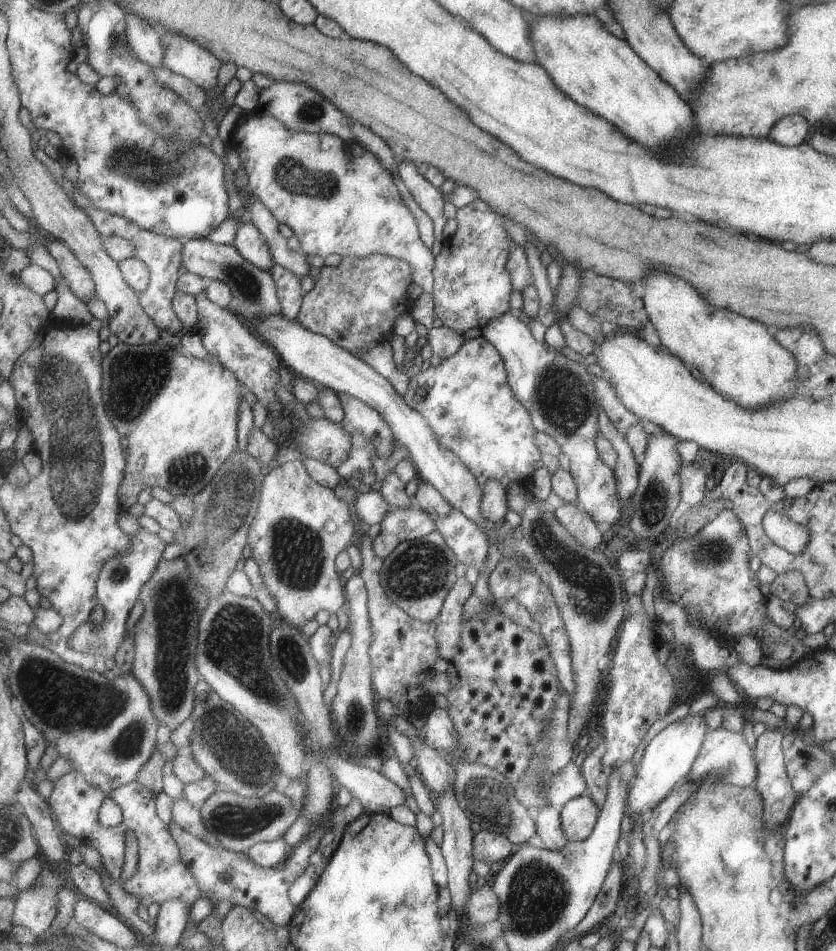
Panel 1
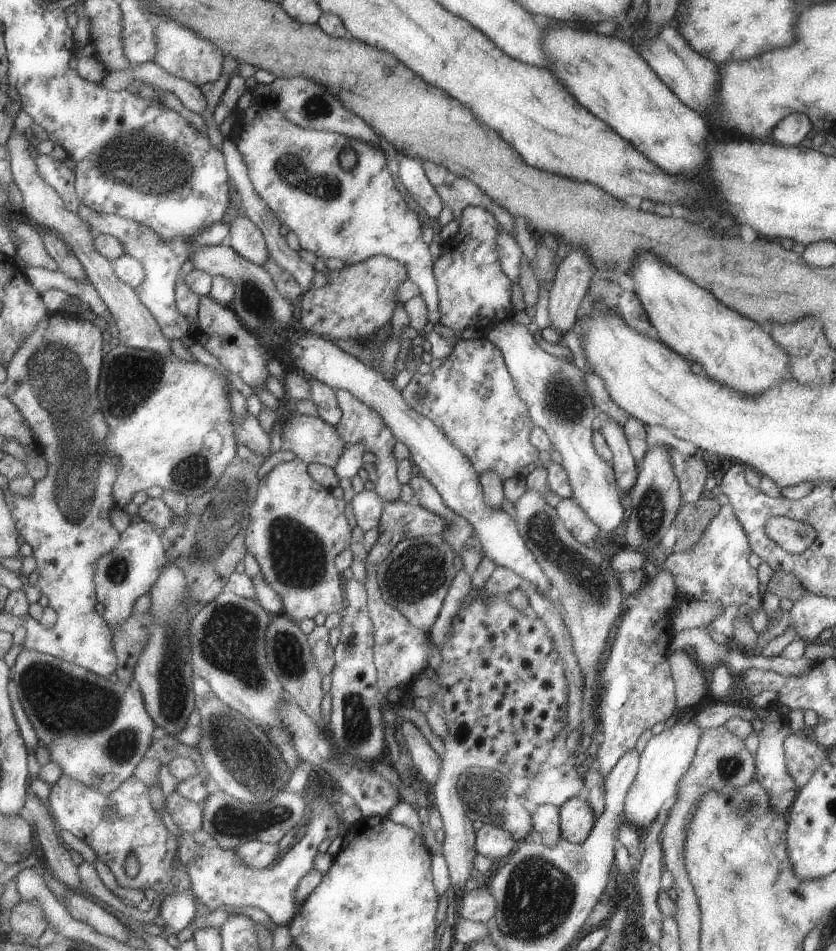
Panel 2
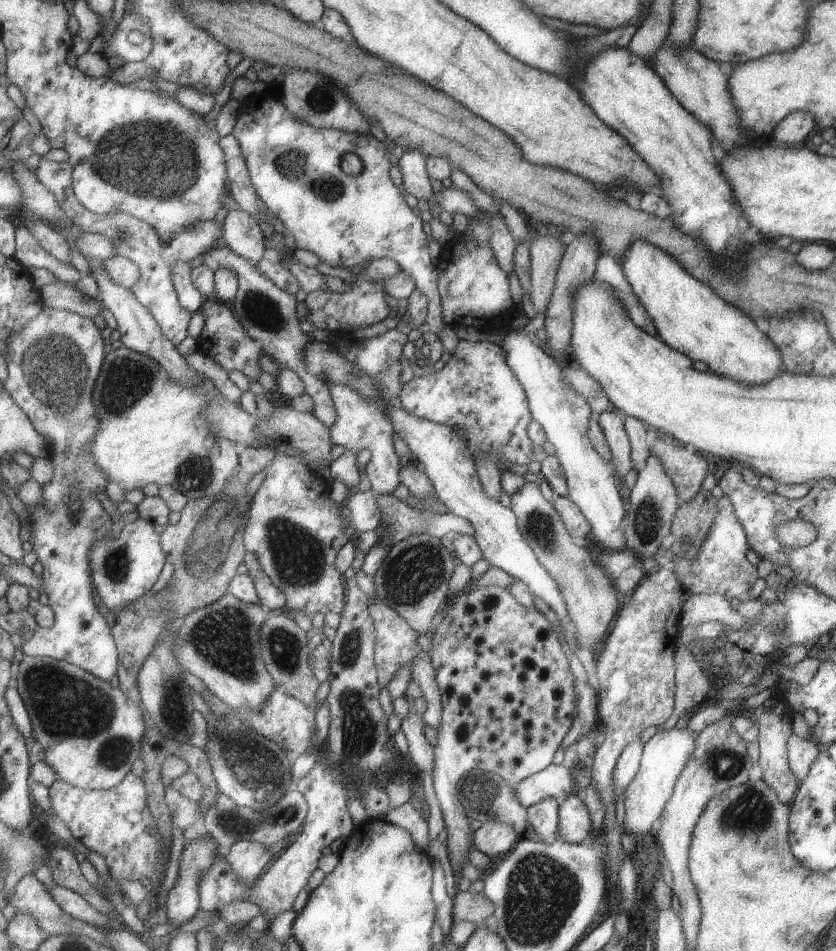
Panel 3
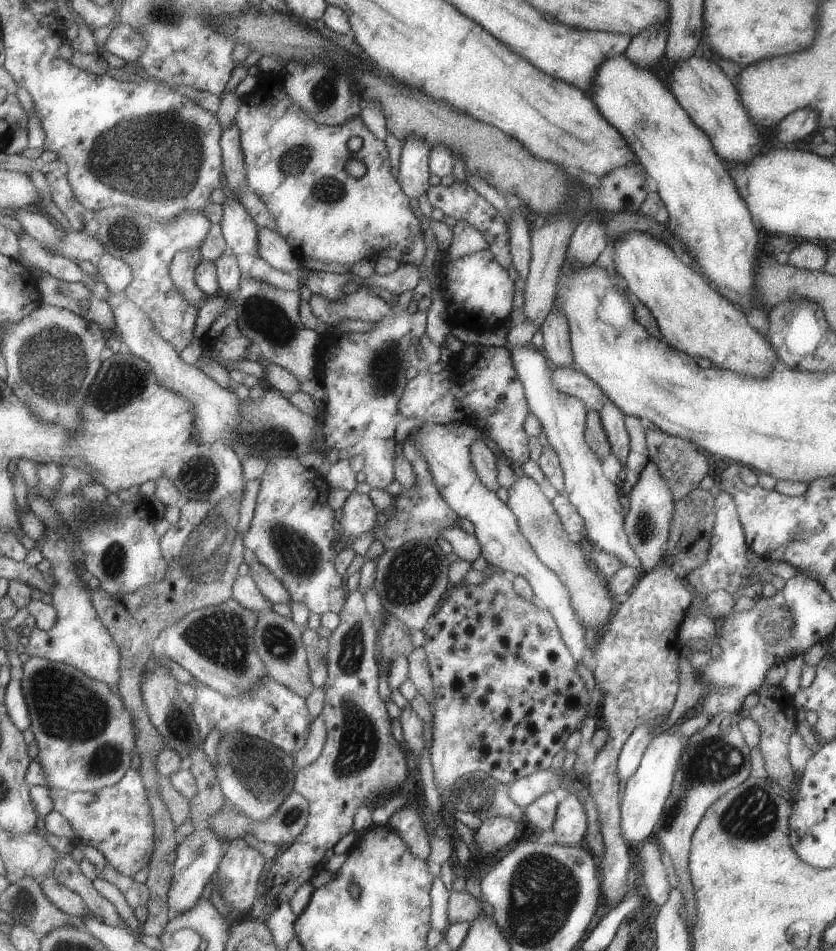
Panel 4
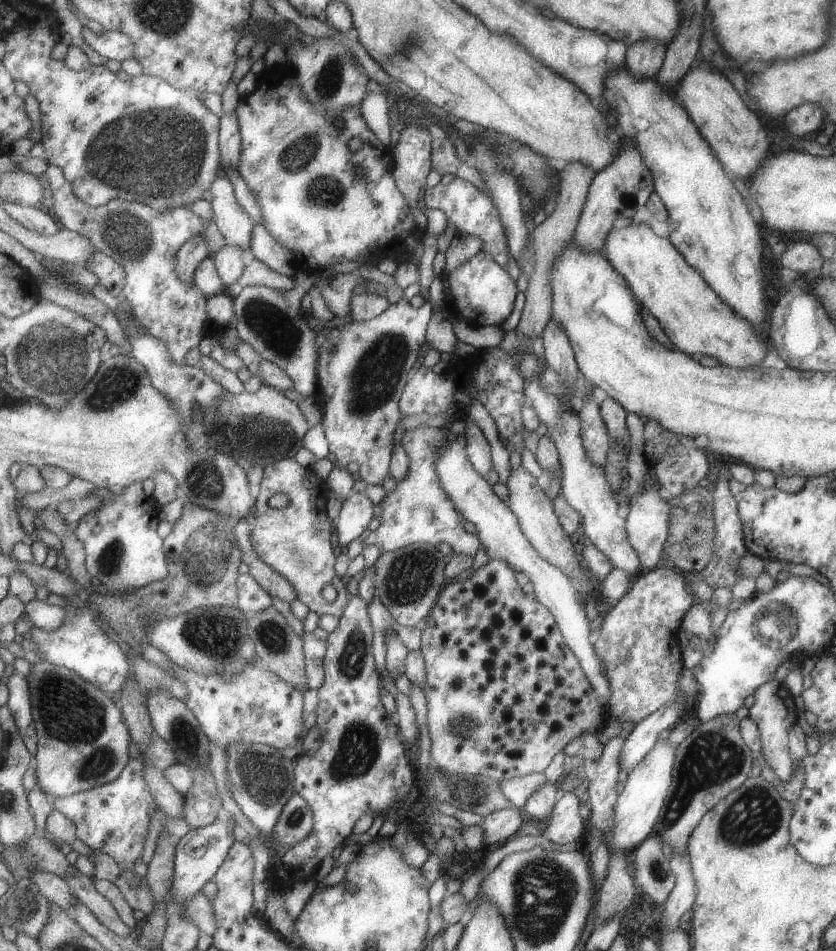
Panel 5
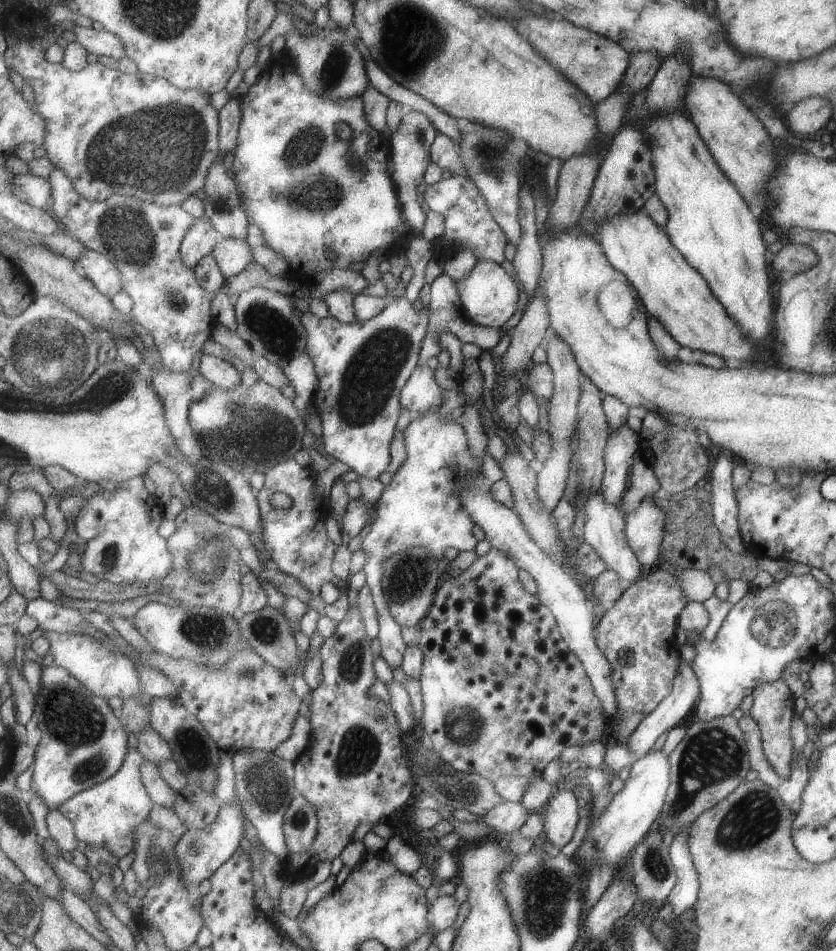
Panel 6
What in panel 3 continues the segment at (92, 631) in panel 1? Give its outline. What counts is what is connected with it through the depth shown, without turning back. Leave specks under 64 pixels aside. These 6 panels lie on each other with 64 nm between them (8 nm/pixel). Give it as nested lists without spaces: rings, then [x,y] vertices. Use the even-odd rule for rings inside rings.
[[[139,516],[134,522],[126,524],[117,538],[110,539],[109,541],[100,541],[94,545],[91,562],[92,582],[103,604],[105,604],[109,611],[118,612],[121,609],[125,609],[128,605],[137,602],[137,599],[149,593],[149,590],[157,584],[157,580],[161,578],[161,572],[163,572],[168,558],[162,547],[162,535],[157,534],[155,525],[154,522]]]

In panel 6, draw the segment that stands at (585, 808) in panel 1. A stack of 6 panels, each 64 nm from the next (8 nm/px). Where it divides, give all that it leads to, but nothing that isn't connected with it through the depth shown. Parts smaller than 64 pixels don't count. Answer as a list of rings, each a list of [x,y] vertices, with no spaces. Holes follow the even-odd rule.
[[[572,791],[553,797],[543,815],[543,830],[550,842],[560,848],[569,844],[577,830],[577,818],[577,796]]]

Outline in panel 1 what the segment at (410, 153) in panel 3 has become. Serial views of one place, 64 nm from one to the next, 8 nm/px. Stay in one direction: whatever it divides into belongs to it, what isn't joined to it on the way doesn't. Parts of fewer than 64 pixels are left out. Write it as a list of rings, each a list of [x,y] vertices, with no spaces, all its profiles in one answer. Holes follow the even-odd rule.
[[[398,160],[398,172],[409,192],[413,192],[415,200],[419,202],[419,206],[433,218],[435,222],[434,236],[432,251],[437,255],[442,251],[442,248],[446,245],[447,239],[443,234],[443,228],[447,224],[447,218],[445,218],[445,201],[446,198],[441,194],[441,190],[436,186],[433,186],[429,180],[425,178],[425,175],[421,174],[418,165],[409,161]]]

